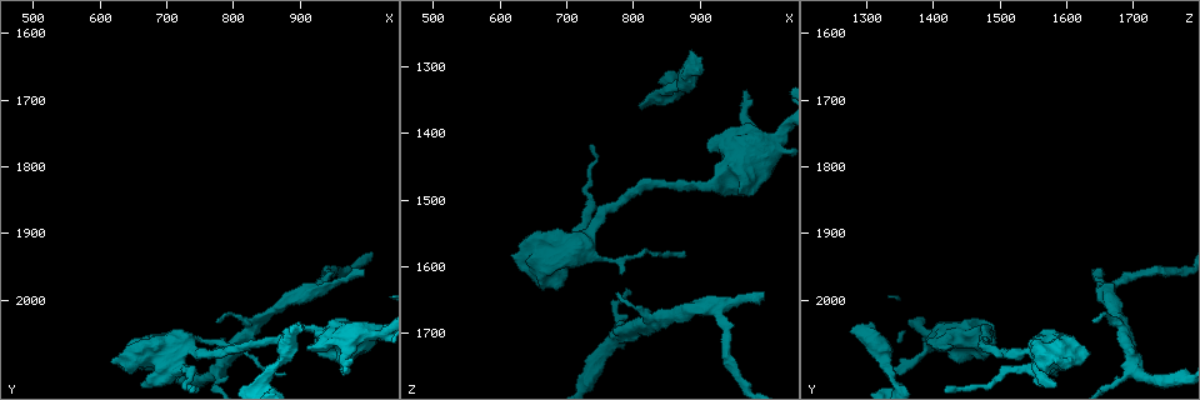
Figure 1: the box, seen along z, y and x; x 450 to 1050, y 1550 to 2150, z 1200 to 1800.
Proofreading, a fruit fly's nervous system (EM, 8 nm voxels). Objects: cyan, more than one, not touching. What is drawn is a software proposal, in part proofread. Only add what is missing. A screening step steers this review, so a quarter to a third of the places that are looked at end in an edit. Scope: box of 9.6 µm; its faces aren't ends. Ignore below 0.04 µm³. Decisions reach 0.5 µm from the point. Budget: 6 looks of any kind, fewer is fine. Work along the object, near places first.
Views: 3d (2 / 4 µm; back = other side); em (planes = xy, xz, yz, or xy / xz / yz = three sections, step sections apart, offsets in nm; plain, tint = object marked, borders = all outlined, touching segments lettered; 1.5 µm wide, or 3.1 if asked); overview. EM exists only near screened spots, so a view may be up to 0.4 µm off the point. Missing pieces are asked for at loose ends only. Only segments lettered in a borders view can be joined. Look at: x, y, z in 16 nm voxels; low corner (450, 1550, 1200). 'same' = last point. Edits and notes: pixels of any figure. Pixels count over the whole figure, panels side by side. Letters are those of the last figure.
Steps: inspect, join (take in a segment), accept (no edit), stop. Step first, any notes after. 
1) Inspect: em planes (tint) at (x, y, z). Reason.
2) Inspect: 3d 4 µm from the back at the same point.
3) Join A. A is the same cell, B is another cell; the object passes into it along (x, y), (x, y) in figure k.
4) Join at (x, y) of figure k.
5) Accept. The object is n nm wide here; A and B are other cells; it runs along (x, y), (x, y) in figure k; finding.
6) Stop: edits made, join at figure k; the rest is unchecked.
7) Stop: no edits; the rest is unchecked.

Inspect: em planes (borders) at (995, 1960, 1635).

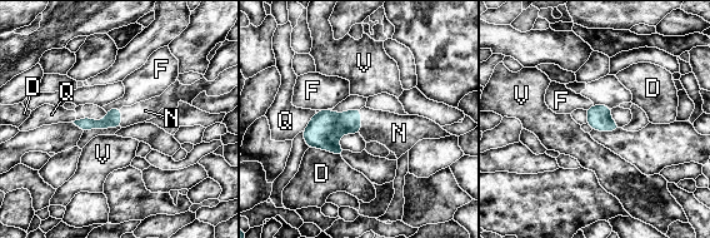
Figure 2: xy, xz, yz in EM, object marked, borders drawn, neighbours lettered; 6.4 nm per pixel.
Join N. N is the same cell, D, F, Q and V are other cells; it goes on there.

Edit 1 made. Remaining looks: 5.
Inspect: overview. Redraw.

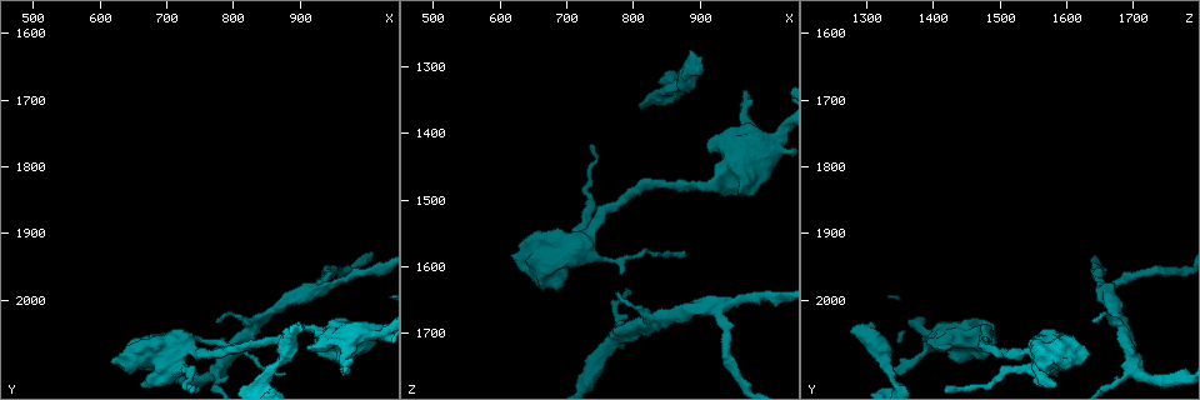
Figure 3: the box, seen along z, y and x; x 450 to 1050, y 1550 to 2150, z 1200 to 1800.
Inspect: 3d 2 µm at (965, 2105, 1335). Branch stops here.

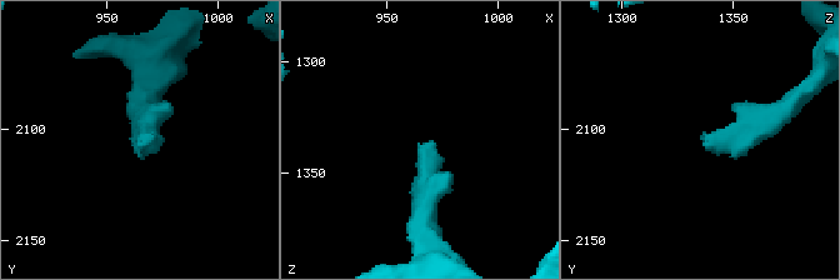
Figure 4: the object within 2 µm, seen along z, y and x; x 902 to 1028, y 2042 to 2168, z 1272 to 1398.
Inspect: em planes (borders) at (964, 2104, 1336). Need the tissue.

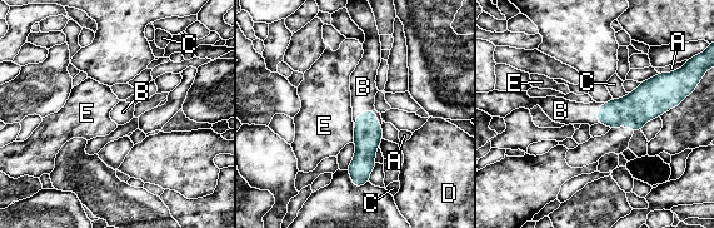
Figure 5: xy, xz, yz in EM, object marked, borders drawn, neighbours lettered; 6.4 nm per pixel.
Join B. B is the same cell, A, C, D and E are other cells; the object passes into it along (368, 133), (358, 115), (363, 87) in figure 5; the neuron continues.

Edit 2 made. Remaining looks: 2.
Stop: edits made, join at figure 2, join at figure 5; the rest is unchecked.

